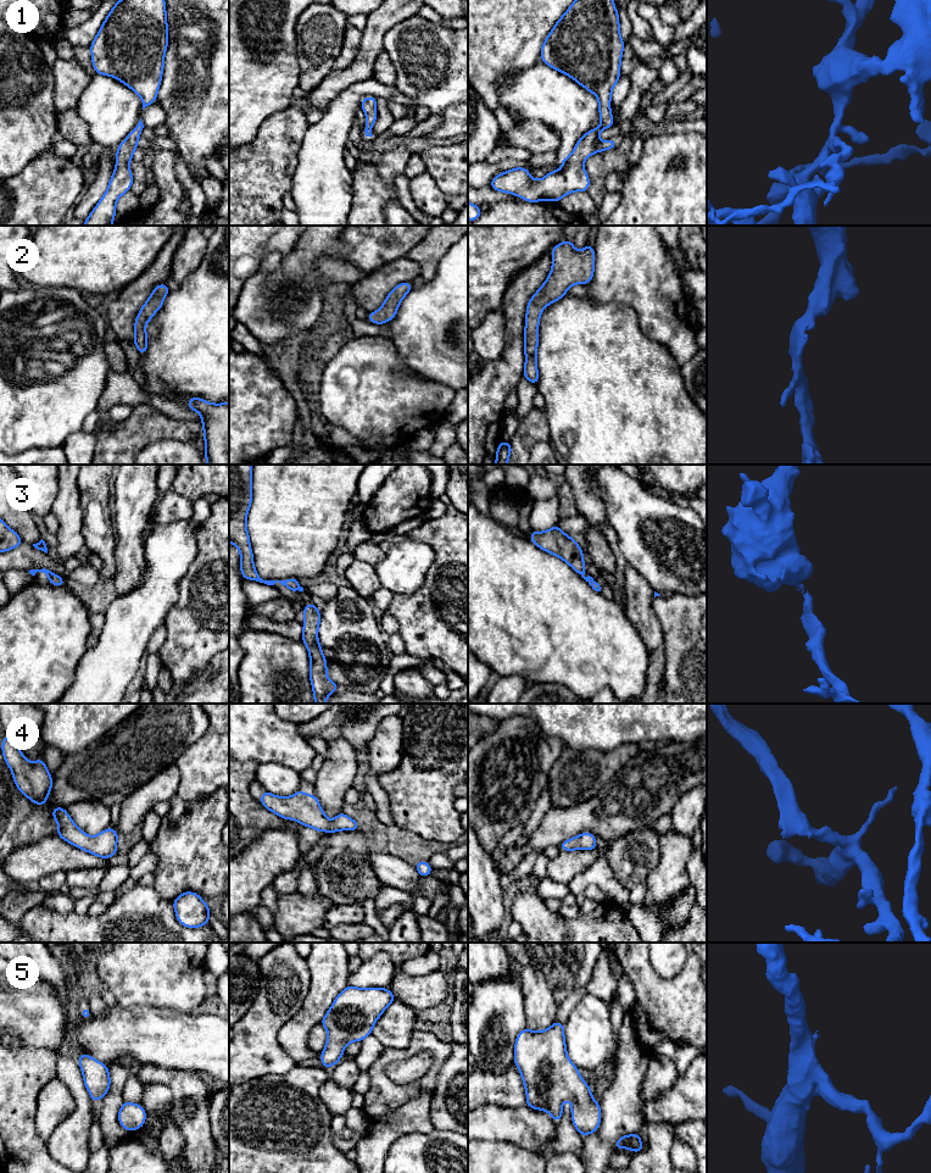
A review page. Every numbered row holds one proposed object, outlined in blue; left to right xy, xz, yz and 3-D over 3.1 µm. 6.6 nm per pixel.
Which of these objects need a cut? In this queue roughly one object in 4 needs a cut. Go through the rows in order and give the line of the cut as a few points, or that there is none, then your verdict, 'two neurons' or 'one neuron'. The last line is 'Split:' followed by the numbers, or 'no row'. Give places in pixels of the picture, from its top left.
1: no cut; one neuron
2: no cut; one neuron
3: no cut; one neuron
4: no cut; one neuron
5: no cut; one neuron
Split: no row

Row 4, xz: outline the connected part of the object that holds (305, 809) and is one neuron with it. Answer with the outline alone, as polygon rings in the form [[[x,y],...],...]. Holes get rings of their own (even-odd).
[[[263,789],[260,802],[283,819],[294,819],[319,833],[358,830],[361,828],[353,818],[350,818],[344,812],[338,813],[333,821],[329,821],[320,807],[318,797],[301,790],[297,790],[292,796],[283,797],[275,796]]]

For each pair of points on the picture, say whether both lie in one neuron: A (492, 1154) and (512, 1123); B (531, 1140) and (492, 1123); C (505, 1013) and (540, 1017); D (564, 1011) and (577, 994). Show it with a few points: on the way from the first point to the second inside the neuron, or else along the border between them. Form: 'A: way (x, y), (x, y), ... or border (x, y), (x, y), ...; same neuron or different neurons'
A: border (480, 1139), (507, 1140), (528, 1150); different neurons
B: way (522, 1130), (517, 1126), (502, 1123); same neuron
C: border (520, 988), (524, 995), (527, 1027); different neurons
D: way (566, 1007), (574, 998); same neuron

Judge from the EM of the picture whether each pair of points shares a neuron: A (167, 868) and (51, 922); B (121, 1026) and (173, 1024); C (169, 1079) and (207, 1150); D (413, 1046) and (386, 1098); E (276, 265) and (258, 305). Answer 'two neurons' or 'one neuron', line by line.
A: two neurons
B: one neuron
C: one neuron
D: one neuron
E: one neuron

